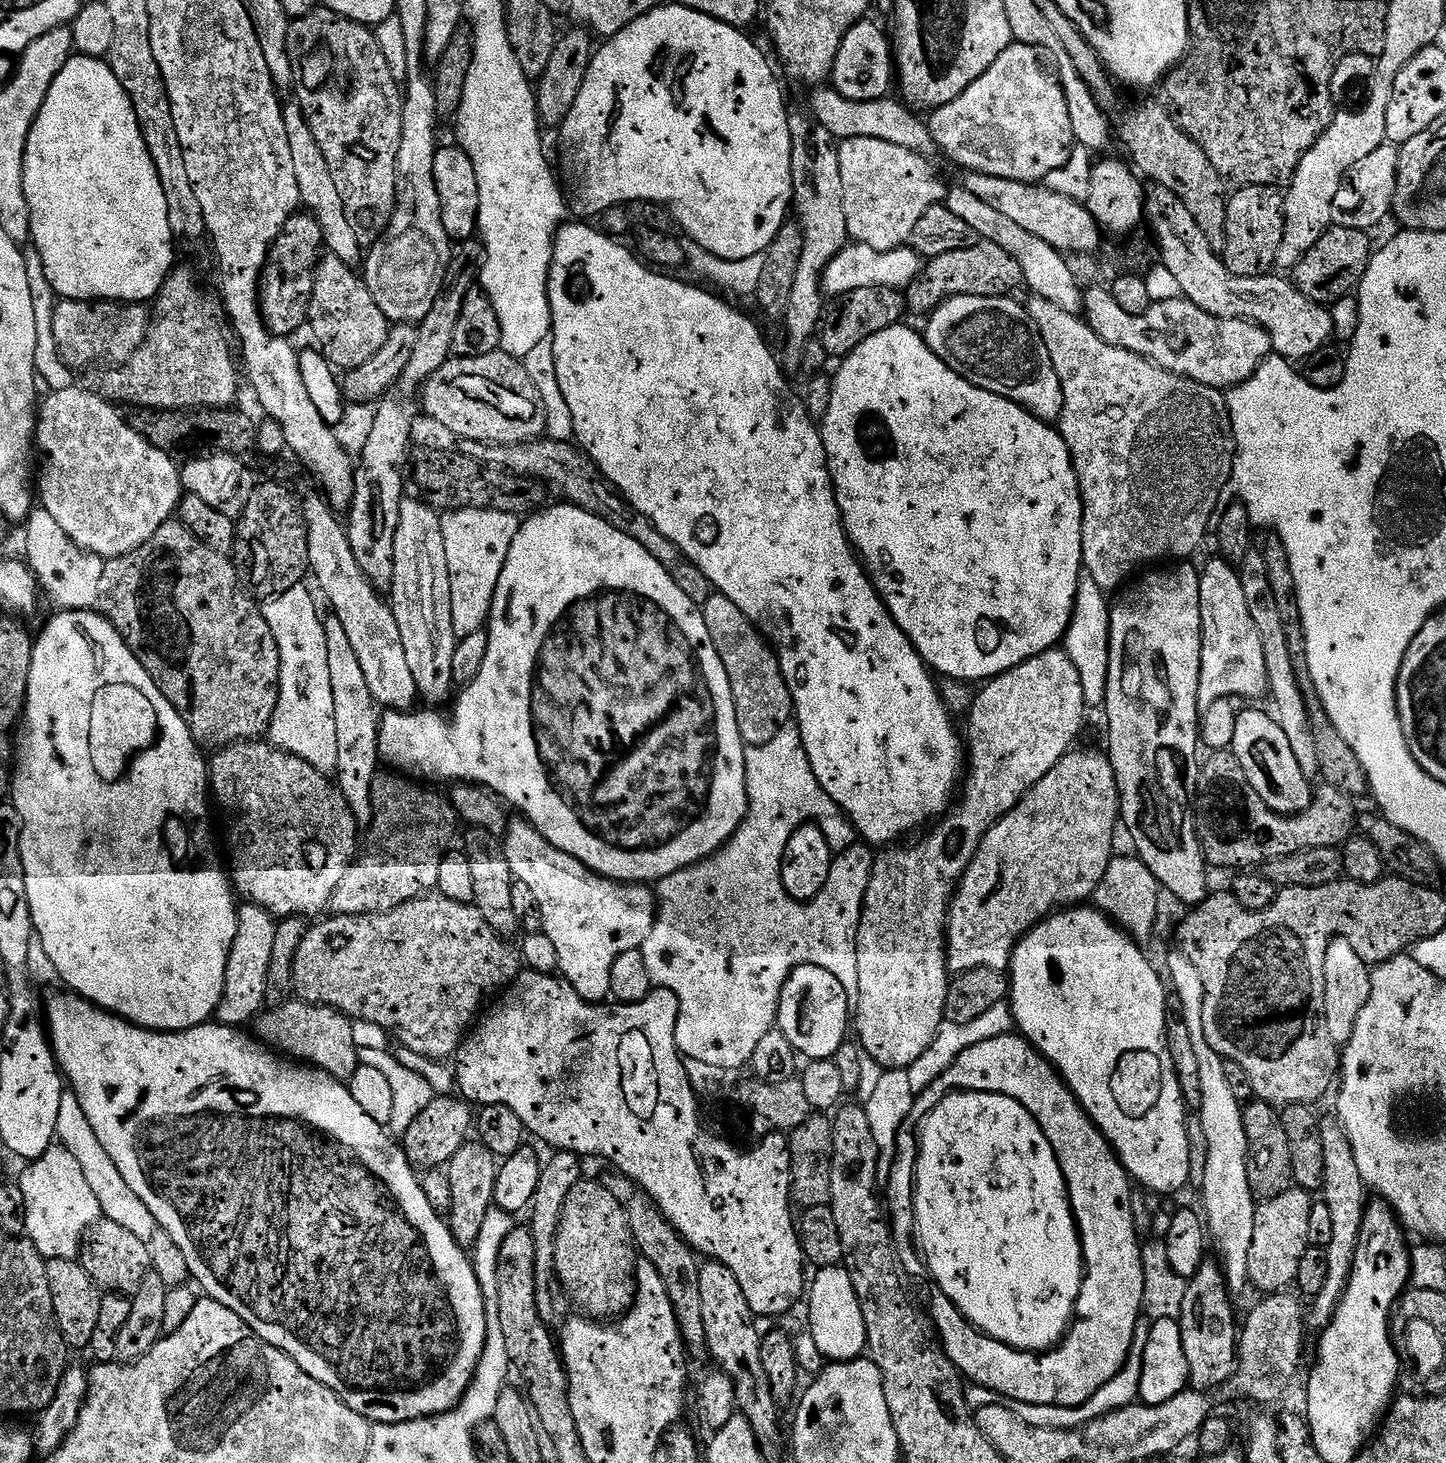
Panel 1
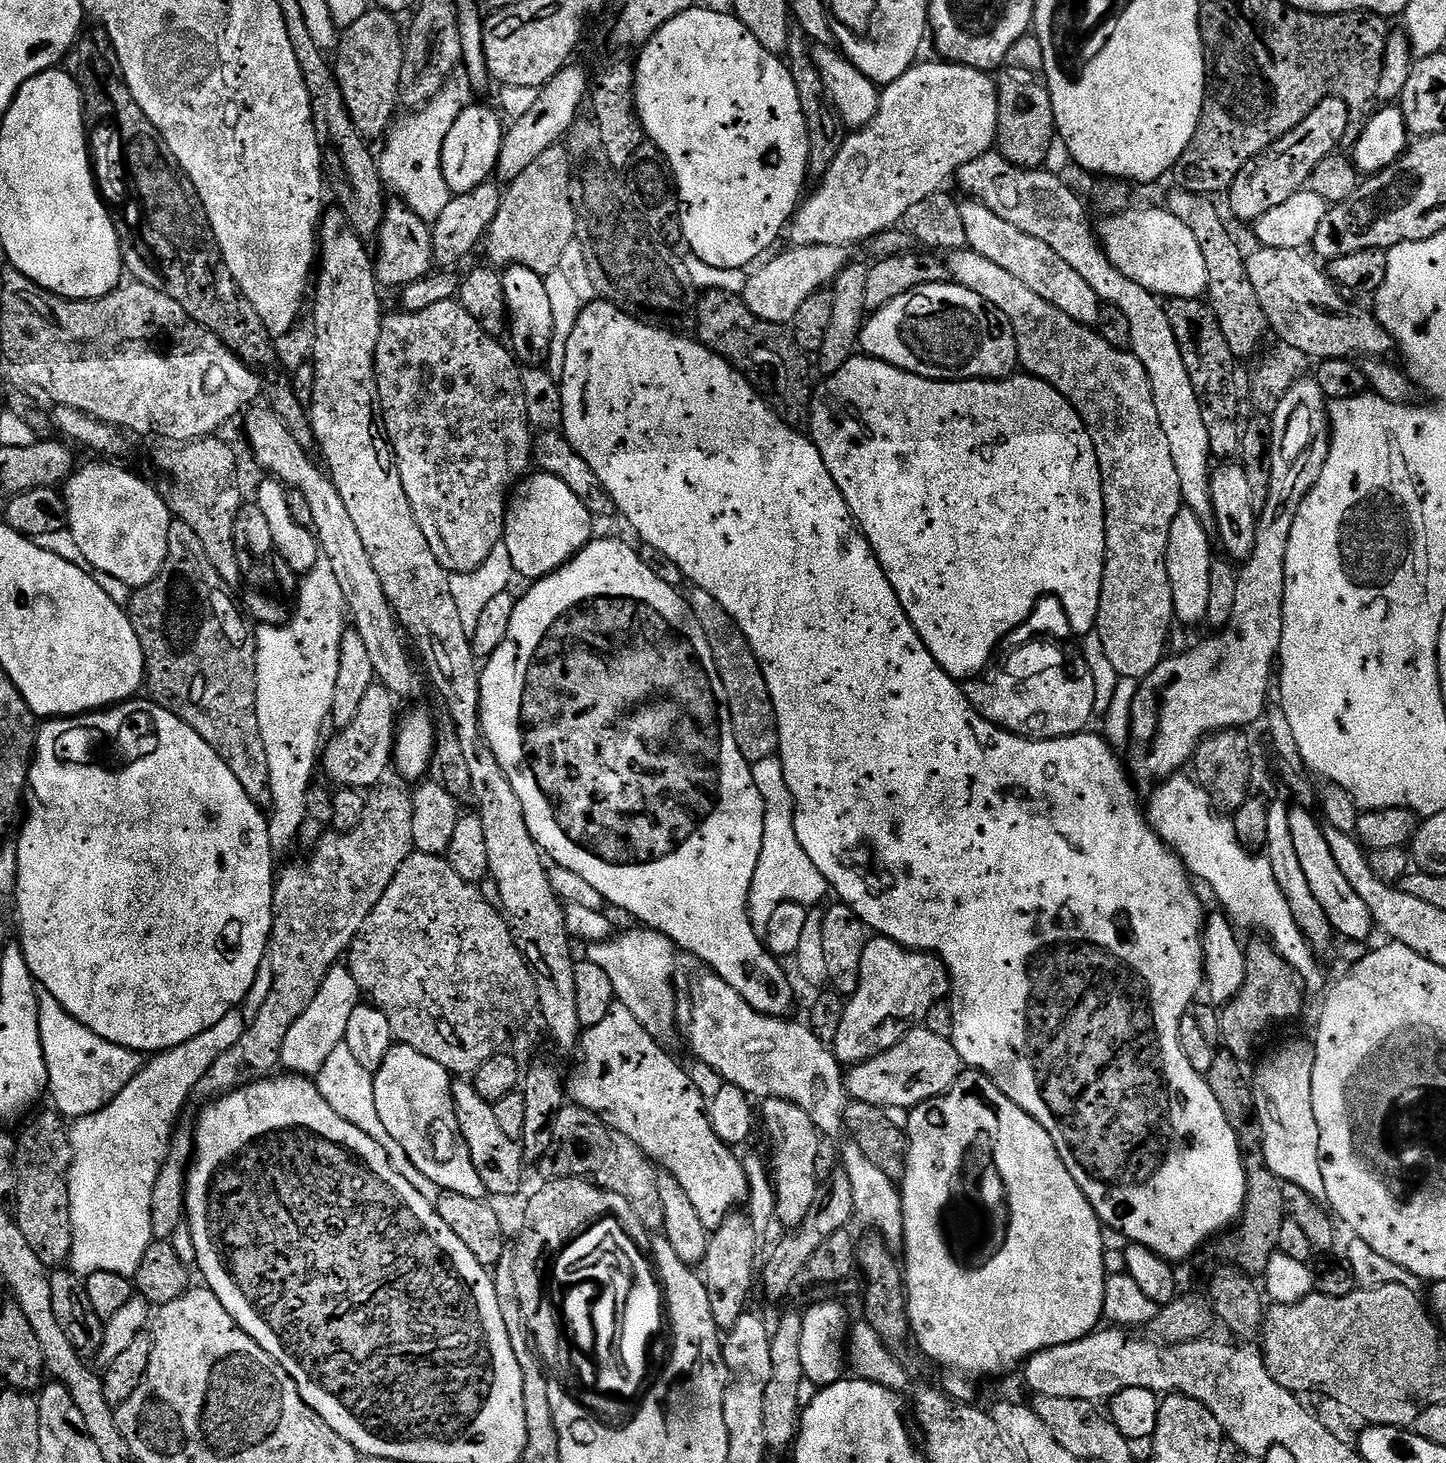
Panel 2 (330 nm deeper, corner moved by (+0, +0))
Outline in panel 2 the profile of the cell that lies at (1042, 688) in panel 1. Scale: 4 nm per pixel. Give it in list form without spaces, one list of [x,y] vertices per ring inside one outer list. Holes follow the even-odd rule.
[[[1037,642],[1007,653],[995,661],[996,669],[994,664],[991,670],[963,685],[966,698],[974,706],[974,710],[982,714],[982,718],[997,724],[1005,732],[1013,732],[1015,736],[1027,736],[1030,740],[1057,740],[1063,736],[1078,735],[1094,720],[1094,679],[1090,669],[1083,662],[1077,662],[1068,672],[1068,656],[1060,648],[1063,647],[1055,643]]]

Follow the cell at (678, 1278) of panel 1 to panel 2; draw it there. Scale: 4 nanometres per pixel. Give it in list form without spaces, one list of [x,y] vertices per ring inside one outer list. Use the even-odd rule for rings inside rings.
[[[565,1106],[560,1111],[558,1118],[554,1118],[552,1123],[550,1146],[547,1148],[546,1154],[540,1157],[538,1167],[540,1167],[540,1172],[544,1175],[545,1181],[590,1178],[592,1183],[599,1188],[604,1188],[608,1192],[626,1198],[630,1210],[634,1210],[634,1214],[638,1214],[638,1222],[642,1222],[642,1226],[647,1228],[649,1233],[656,1234],[663,1229],[664,1219],[662,1218],[662,1198],[658,1195],[657,1165],[644,1155],[642,1149],[634,1146],[634,1142],[630,1142],[630,1138],[626,1138],[626,1134],[606,1126],[606,1122],[599,1120],[590,1110]]]

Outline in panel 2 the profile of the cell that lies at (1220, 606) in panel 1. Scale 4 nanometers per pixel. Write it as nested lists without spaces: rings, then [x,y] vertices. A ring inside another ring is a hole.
[[[1181,507],[1180,515],[1174,518],[1170,542],[1166,546],[1166,570],[1170,578],[1170,590],[1174,598],[1174,616],[1177,621],[1184,624],[1204,624],[1208,619],[1210,606],[1210,566],[1214,559],[1212,546],[1208,542],[1209,533],[1205,531],[1202,522],[1194,514],[1194,510]]]

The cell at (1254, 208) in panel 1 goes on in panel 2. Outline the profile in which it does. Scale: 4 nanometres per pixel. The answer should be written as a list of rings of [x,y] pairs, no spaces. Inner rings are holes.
[[[1327,96],[1294,130],[1290,130],[1282,138],[1278,138],[1265,152],[1250,158],[1238,170],[1232,187],[1227,189],[1228,204],[1232,212],[1240,220],[1254,222],[1266,214],[1266,210],[1274,210],[1274,206],[1282,206],[1294,194],[1305,191],[1315,167],[1328,155],[1335,153],[1348,132],[1348,123],[1354,120],[1354,114],[1346,106],[1346,102],[1337,96]]]

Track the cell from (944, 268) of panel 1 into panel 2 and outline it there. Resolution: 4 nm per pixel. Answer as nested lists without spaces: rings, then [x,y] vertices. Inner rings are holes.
[[[1035,34],[1018,38],[1010,46],[1004,65],[999,69],[996,80],[998,94],[998,126],[995,147],[1006,159],[1019,168],[1044,168],[1050,142],[1058,139],[1054,106],[1044,73],[1042,42]]]

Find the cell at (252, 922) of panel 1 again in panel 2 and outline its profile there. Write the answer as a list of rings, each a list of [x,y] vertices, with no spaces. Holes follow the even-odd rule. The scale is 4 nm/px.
[[[377,682],[370,690],[366,690],[366,698],[362,698],[362,706],[358,706],[358,714],[354,714],[354,722],[350,726],[339,729],[332,741],[327,741],[322,752],[322,772],[329,776],[340,788],[358,788],[371,790],[381,783],[388,768],[394,764],[394,749],[398,731],[398,715],[396,716],[397,697],[389,688]]]

